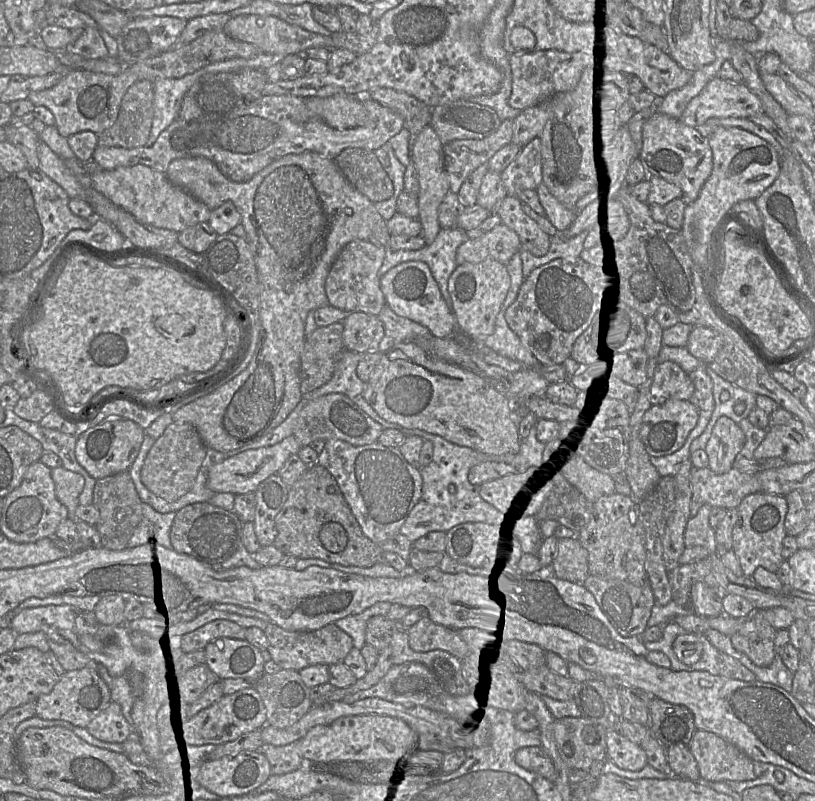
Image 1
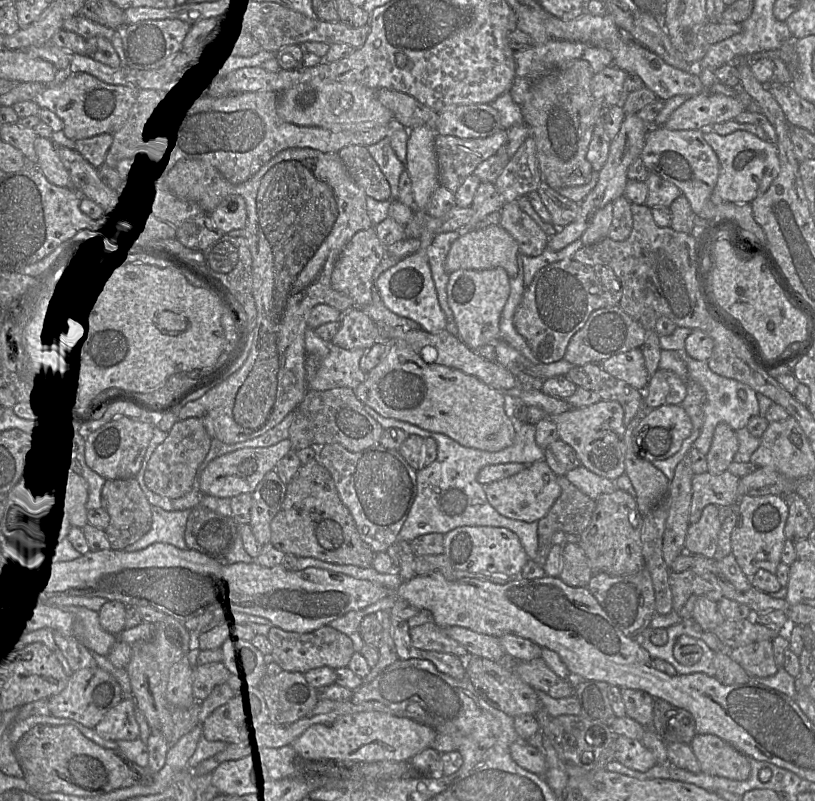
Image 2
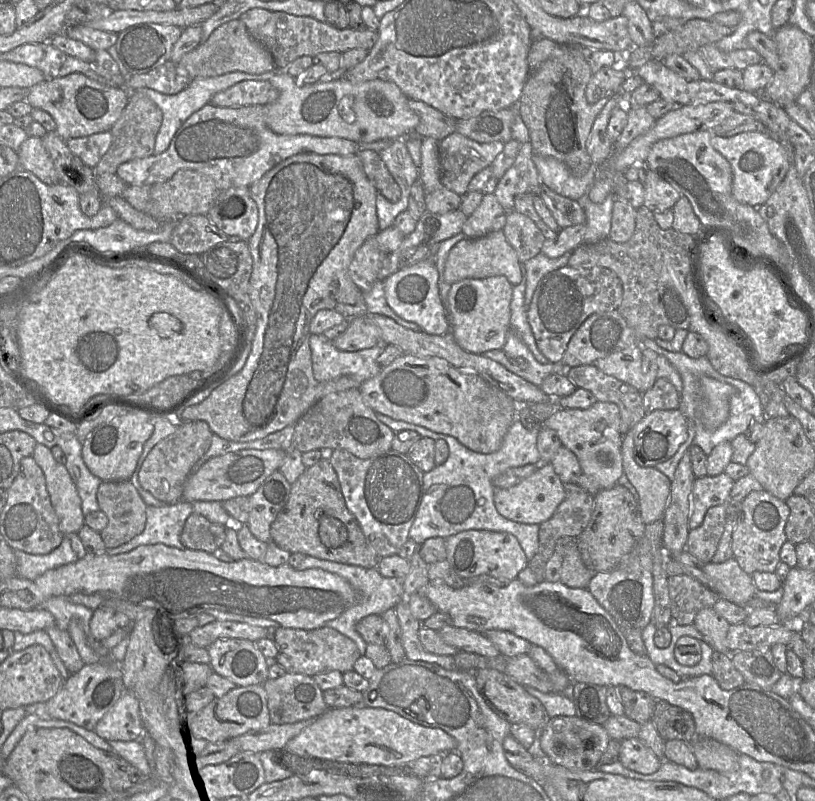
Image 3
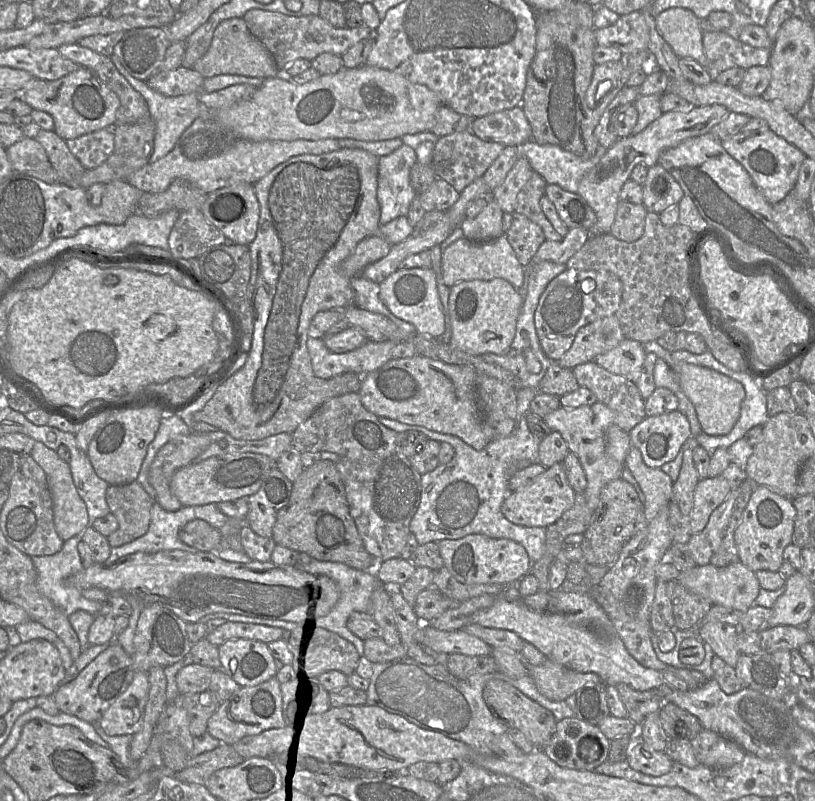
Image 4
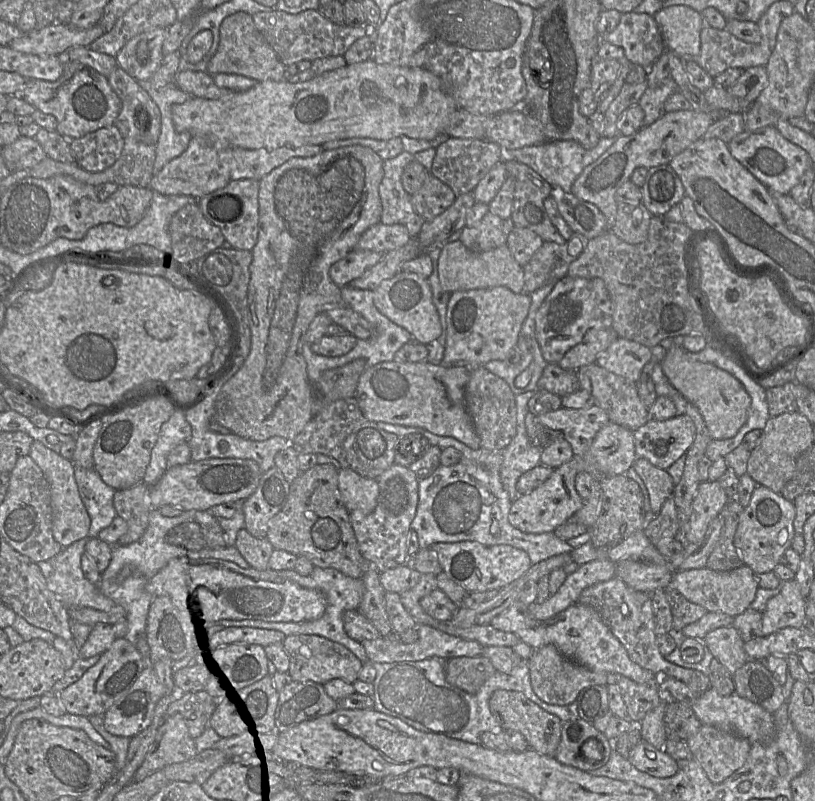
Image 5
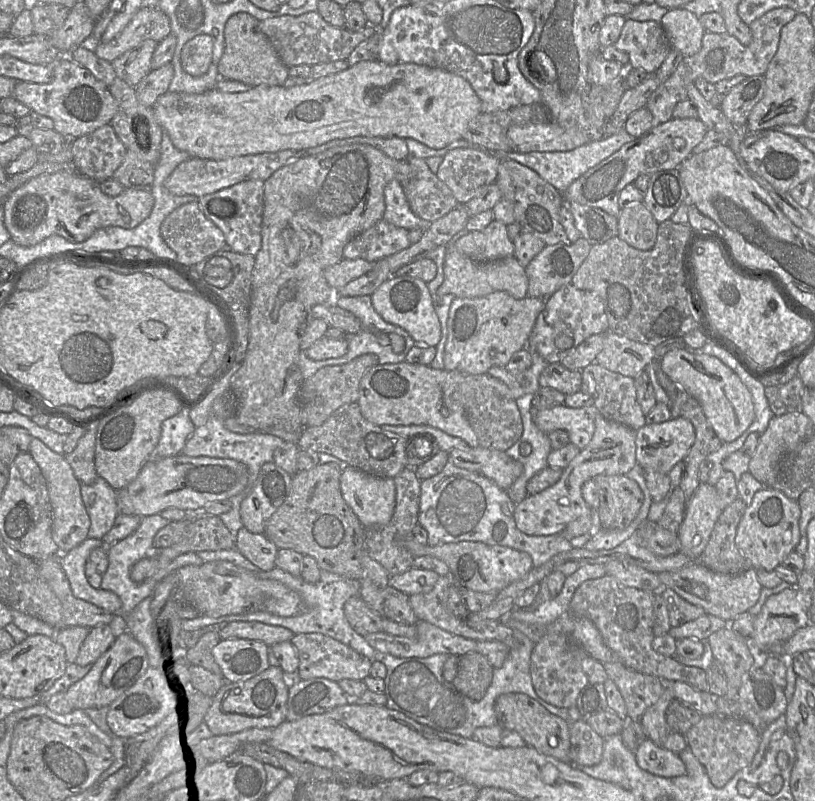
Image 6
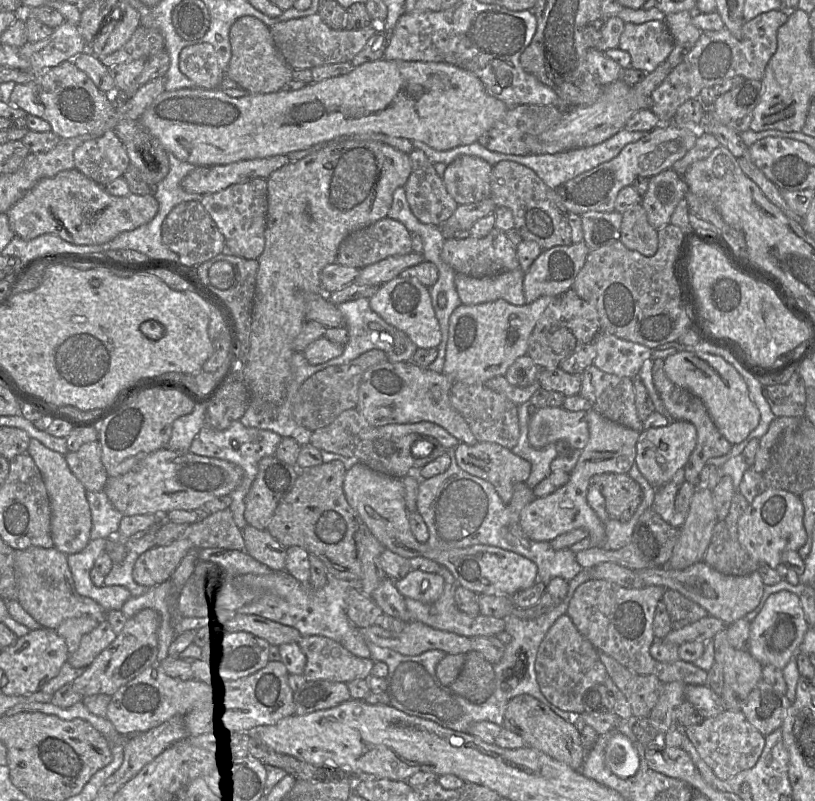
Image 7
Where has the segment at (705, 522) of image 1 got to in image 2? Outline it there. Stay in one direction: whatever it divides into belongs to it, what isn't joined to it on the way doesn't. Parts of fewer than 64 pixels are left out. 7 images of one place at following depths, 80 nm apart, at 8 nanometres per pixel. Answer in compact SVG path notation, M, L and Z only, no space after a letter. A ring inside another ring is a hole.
M707 505L703 509L699 521L689 525L685 540L685 552L693 556L714 558L722 525L718 512L718 506Z

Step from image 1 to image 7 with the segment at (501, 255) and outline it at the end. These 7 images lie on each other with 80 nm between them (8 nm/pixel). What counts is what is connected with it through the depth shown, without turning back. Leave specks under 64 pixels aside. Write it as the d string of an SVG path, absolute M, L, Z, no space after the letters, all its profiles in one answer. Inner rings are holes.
M519 268L494 276L473 278L455 275L455 286L464 305L477 305L503 299L510 304L526 304L523 290L524 272Z

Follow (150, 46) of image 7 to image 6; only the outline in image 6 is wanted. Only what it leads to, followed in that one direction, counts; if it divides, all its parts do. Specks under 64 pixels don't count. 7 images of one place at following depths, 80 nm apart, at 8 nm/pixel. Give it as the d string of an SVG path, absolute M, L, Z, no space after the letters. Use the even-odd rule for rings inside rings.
M141 7L114 39L96 44L94 53L112 62L142 41L152 39L159 43L170 33L170 20L164 12L154 7Z

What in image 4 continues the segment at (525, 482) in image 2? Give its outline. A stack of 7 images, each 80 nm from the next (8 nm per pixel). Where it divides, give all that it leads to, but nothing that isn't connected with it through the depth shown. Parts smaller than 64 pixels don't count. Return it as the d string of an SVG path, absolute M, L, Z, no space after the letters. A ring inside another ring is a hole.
M556 463L526 486L511 491L504 500L501 510L504 516L516 525L546 528L555 523L564 512L570 509L575 499L576 493L568 484L563 464Z

